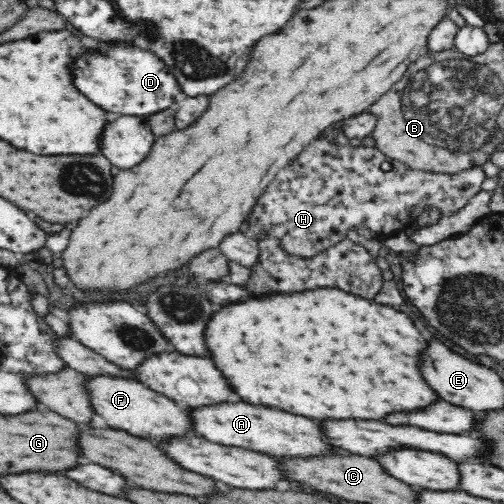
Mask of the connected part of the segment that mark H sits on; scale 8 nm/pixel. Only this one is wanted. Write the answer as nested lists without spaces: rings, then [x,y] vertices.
[[[318,137],[276,174],[276,180],[272,180],[268,188],[264,188],[262,196],[248,213],[243,229],[257,241],[275,238],[281,250],[290,256],[311,259],[342,242],[350,230],[366,228],[384,234],[384,237],[394,237],[394,234],[404,232],[428,208],[434,208],[440,217],[454,216],[476,196],[485,178],[483,167],[440,175],[414,170],[403,162],[390,159],[376,146],[352,146],[352,142],[336,144]]]

